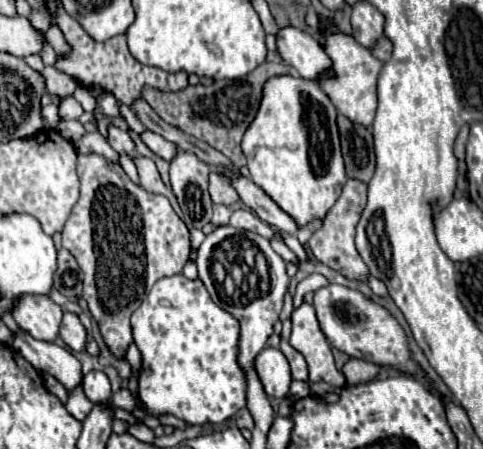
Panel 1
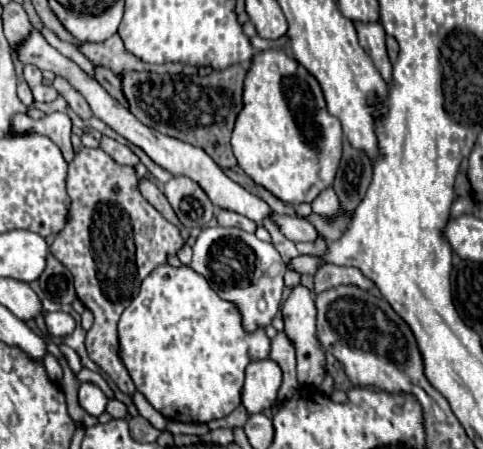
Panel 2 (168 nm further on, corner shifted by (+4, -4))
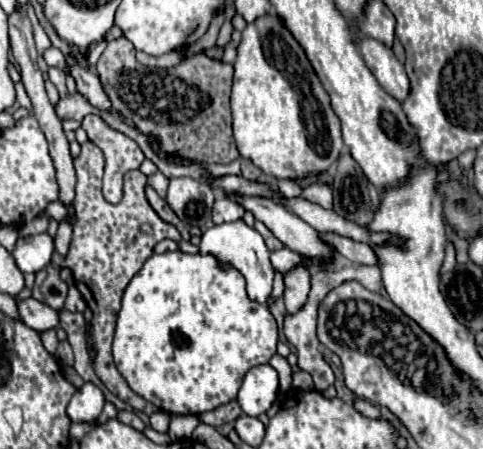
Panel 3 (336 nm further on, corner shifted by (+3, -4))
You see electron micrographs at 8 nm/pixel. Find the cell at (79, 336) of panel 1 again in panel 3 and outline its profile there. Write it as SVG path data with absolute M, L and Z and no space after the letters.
M30 297L26 301L18 301L18 311L20 311L22 321L38 333L56 329L60 325L58 311L54 311L52 307L48 307L42 301L36 301L34 297Z

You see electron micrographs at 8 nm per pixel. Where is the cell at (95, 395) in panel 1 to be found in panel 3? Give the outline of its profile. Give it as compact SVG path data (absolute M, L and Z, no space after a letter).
M84 383L68 405L68 417L76 423L94 421L100 417L104 407L104 395L94 383Z

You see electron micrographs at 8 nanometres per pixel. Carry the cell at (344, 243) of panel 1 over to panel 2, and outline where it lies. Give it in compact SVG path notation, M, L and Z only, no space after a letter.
M331 187L321 191L317 195L317 199L313 199L311 207L313 207L313 213L319 213L323 217L337 217L337 215L341 215L339 199L337 199L337 195L335 195L335 191Z

